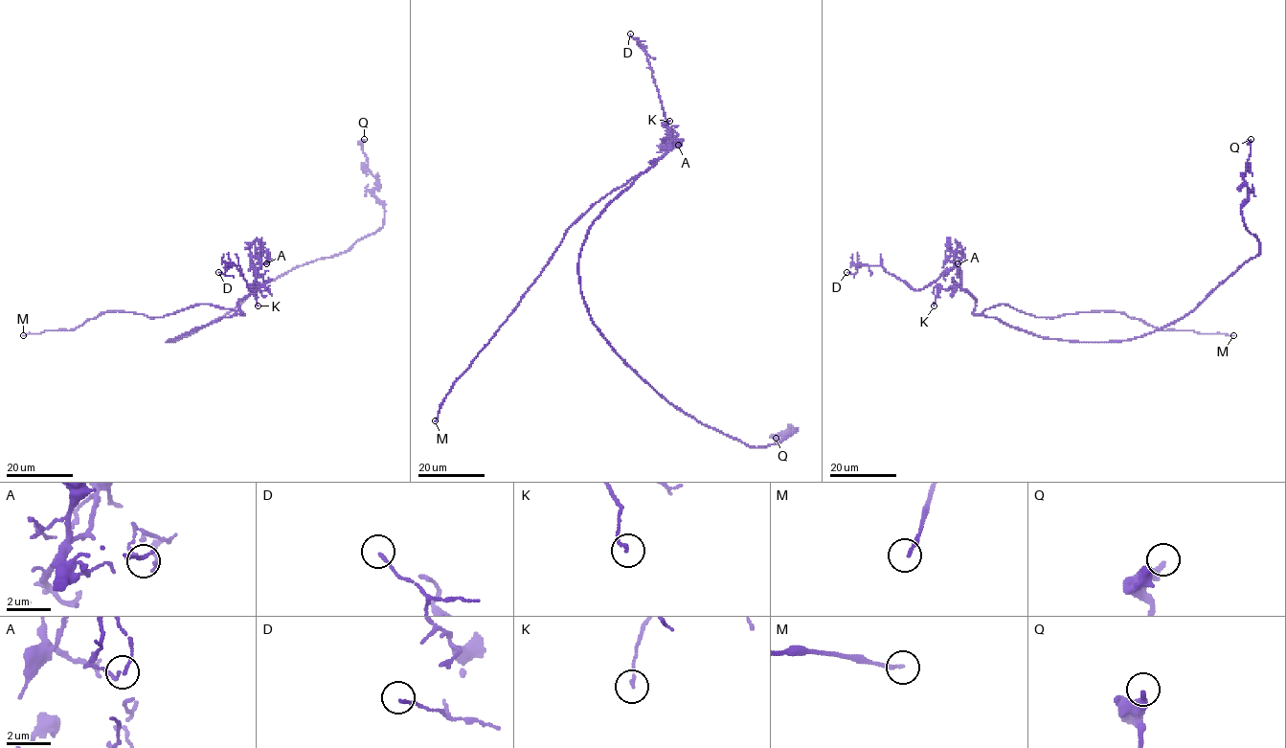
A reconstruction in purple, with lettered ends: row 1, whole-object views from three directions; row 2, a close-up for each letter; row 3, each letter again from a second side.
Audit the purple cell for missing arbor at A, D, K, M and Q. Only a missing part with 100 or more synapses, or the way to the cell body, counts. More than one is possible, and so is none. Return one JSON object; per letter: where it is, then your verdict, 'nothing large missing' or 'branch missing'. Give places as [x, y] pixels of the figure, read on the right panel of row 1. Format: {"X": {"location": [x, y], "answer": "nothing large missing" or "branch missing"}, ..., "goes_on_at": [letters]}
{"A": {"location": [958, 263], "answer": "nothing large missing"}, "D": {"location": [846, 272], "answer": "nothing large missing"}, "K": {"location": [934, 306], "answer": "nothing large missing"}, "M": {"location": [1233, 335], "answer": "branch missing"}, "Q": {"location": [1251, 139], "answer": "nothing large missing"}, "goes_on_at": ["M"]}

